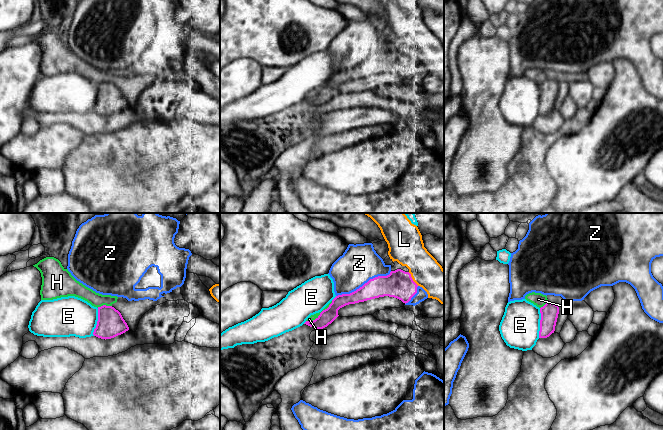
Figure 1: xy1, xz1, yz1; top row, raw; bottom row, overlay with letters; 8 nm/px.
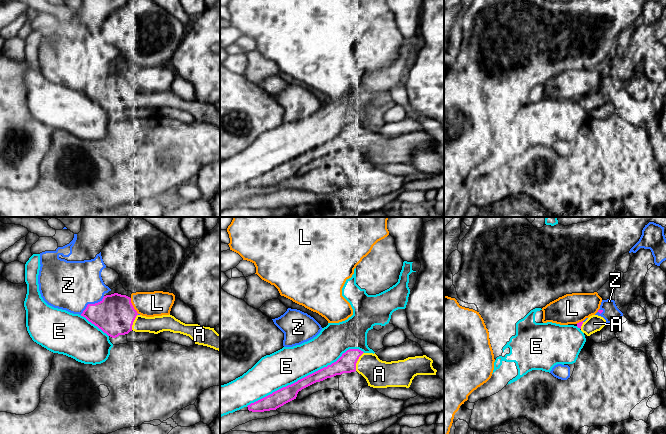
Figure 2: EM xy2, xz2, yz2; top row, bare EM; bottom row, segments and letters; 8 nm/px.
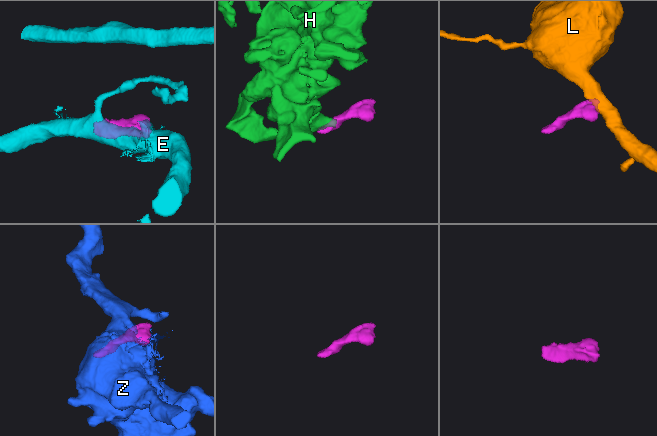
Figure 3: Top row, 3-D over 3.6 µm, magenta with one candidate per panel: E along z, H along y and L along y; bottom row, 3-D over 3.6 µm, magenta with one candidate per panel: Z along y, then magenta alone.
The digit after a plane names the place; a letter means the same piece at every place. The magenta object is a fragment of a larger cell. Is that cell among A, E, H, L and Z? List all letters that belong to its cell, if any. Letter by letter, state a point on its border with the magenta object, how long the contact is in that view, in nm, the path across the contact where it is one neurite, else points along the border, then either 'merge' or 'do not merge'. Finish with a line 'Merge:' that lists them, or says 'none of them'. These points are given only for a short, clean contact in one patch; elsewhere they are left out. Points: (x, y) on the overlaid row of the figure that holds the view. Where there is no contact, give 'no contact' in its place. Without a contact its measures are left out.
A: contact xz2 (357, 360); length 170 nm; merge
E: contact xz2 (306, 376); length 1050 nm; do not merge
H: contact xz1 (320, 314); length 280 nm; border xz1 (332, 301), (314, 319), (306, 321); do not merge
L: contact xy2 (132, 306); length 140 nm; do not merge
Z: contact xz1 (364, 284); length 500 nm; do not merge
Merge: A

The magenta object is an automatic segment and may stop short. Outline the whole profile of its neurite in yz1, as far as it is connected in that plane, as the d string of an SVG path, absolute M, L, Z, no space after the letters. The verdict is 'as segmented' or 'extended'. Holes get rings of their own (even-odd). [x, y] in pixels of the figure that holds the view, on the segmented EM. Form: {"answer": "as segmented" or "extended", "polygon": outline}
{"answer": "as segmented", "polygon": "M548 301L543 307L540 308L540 313L541 320L539 338L547 338L555 331L559 314L559 306Z"}

